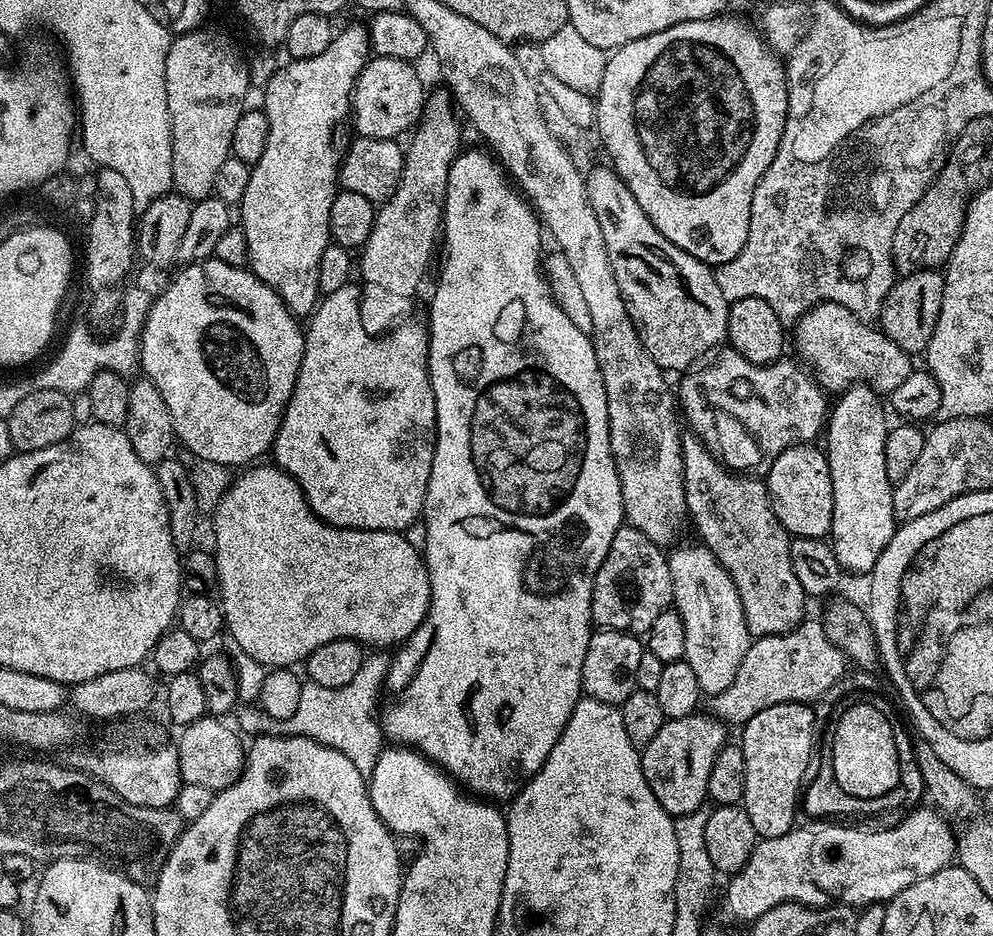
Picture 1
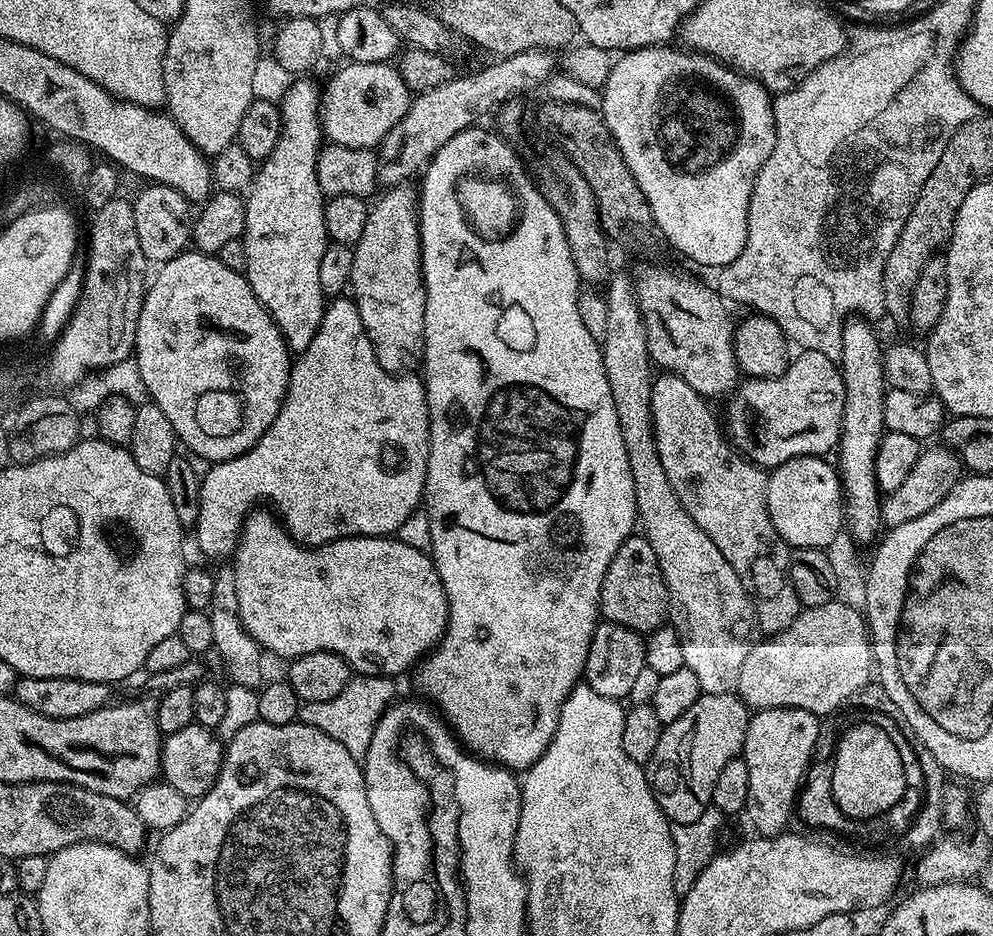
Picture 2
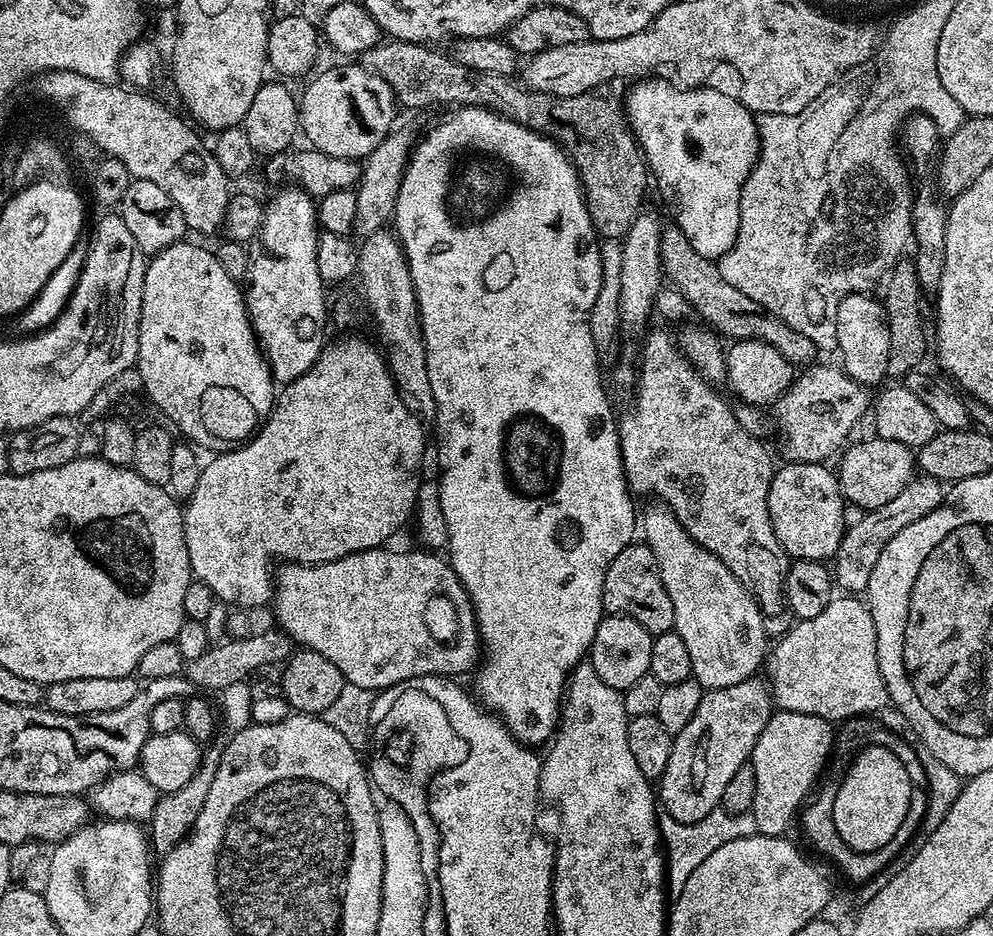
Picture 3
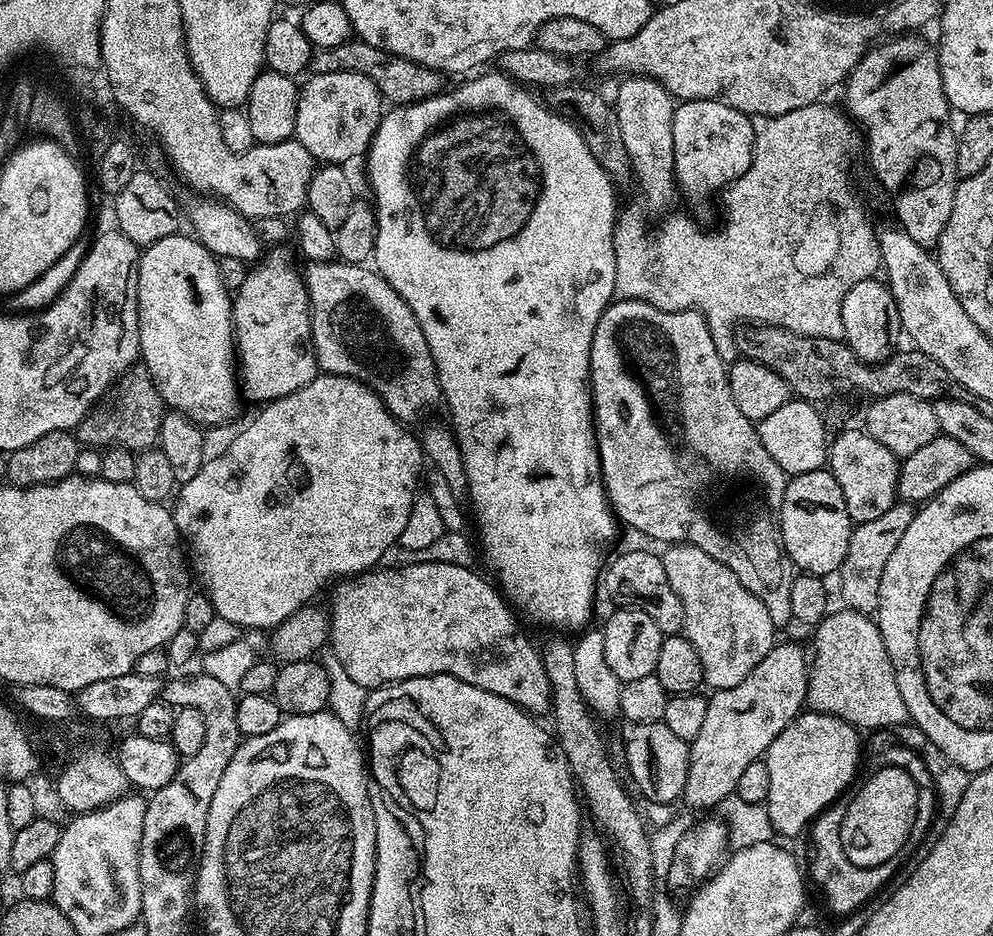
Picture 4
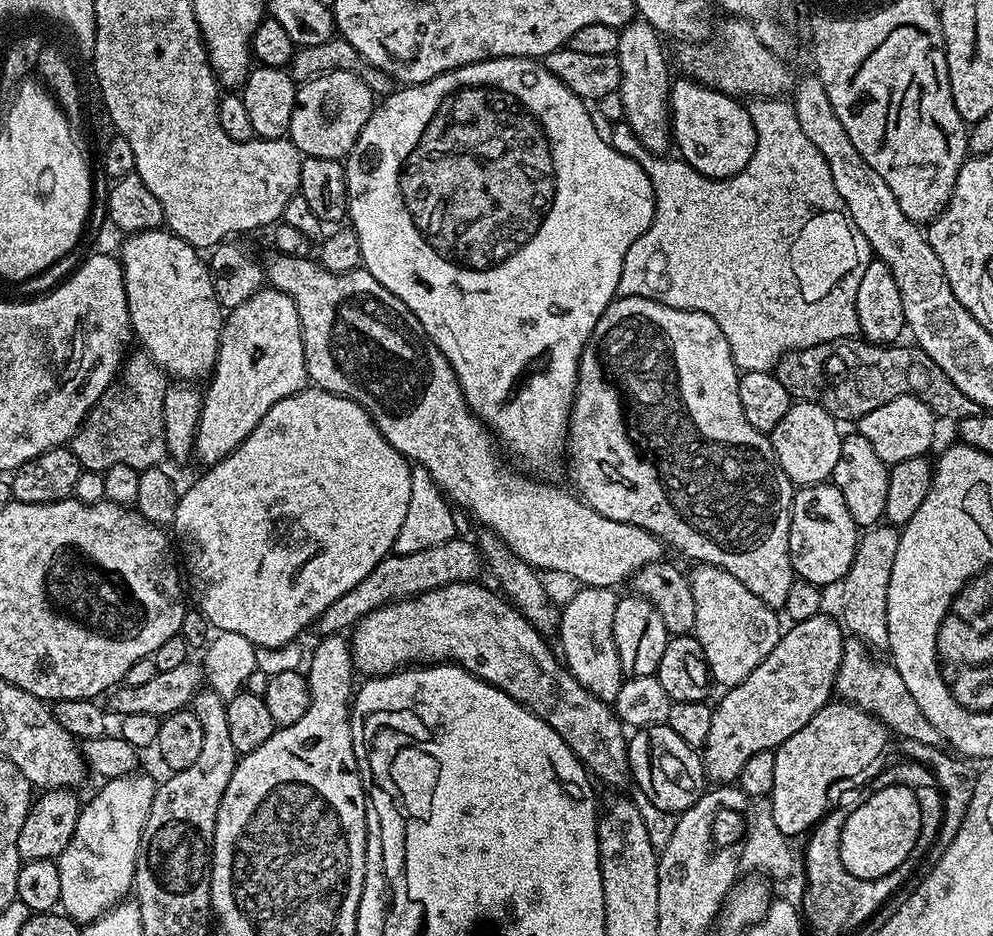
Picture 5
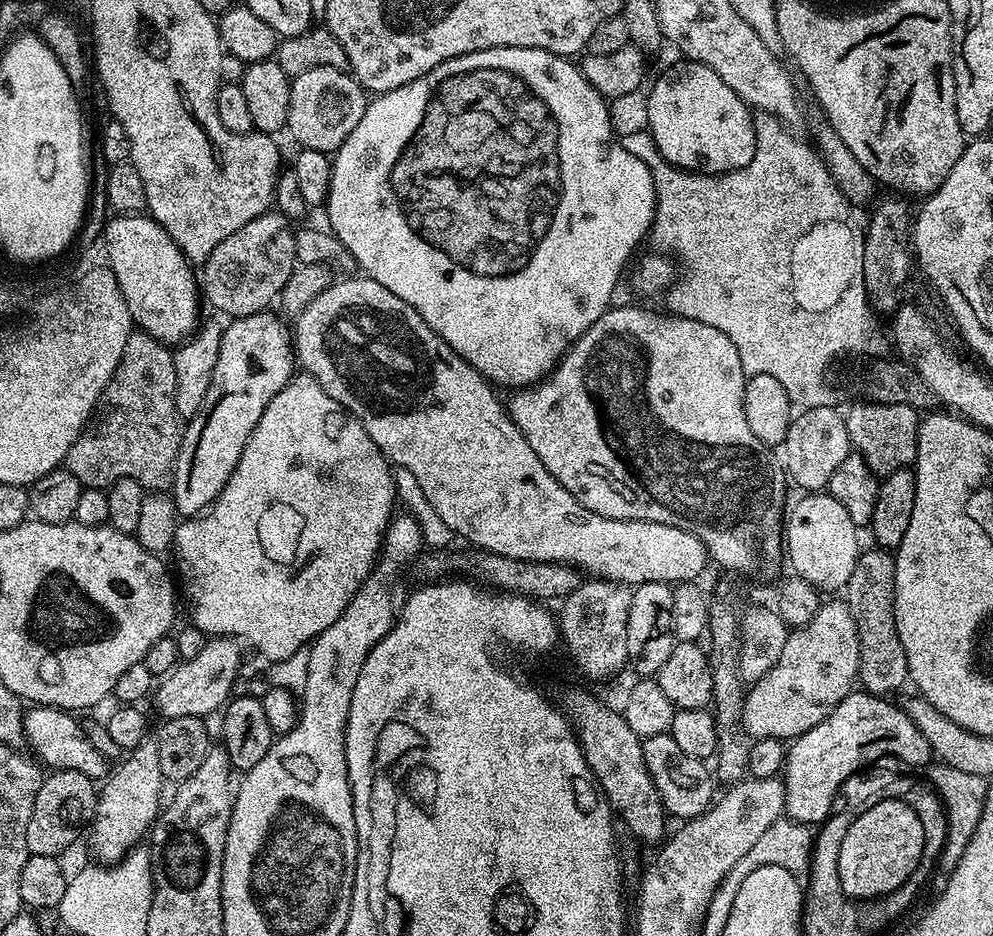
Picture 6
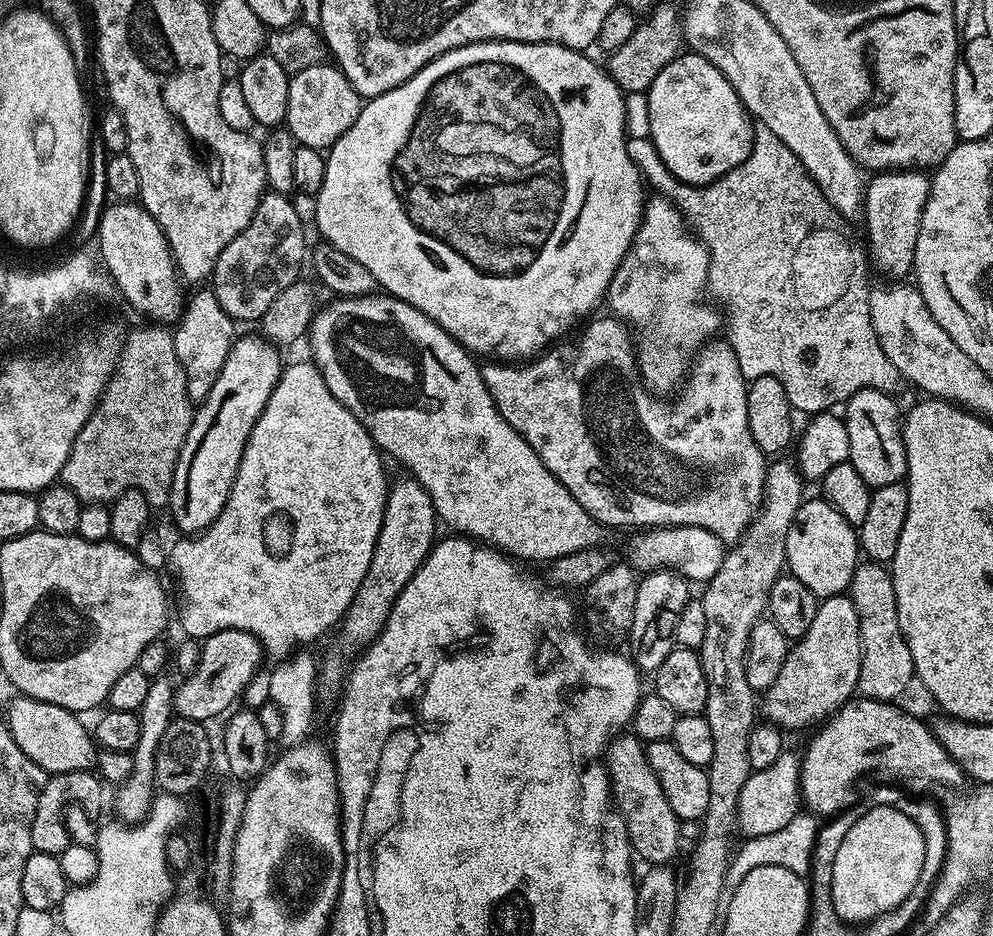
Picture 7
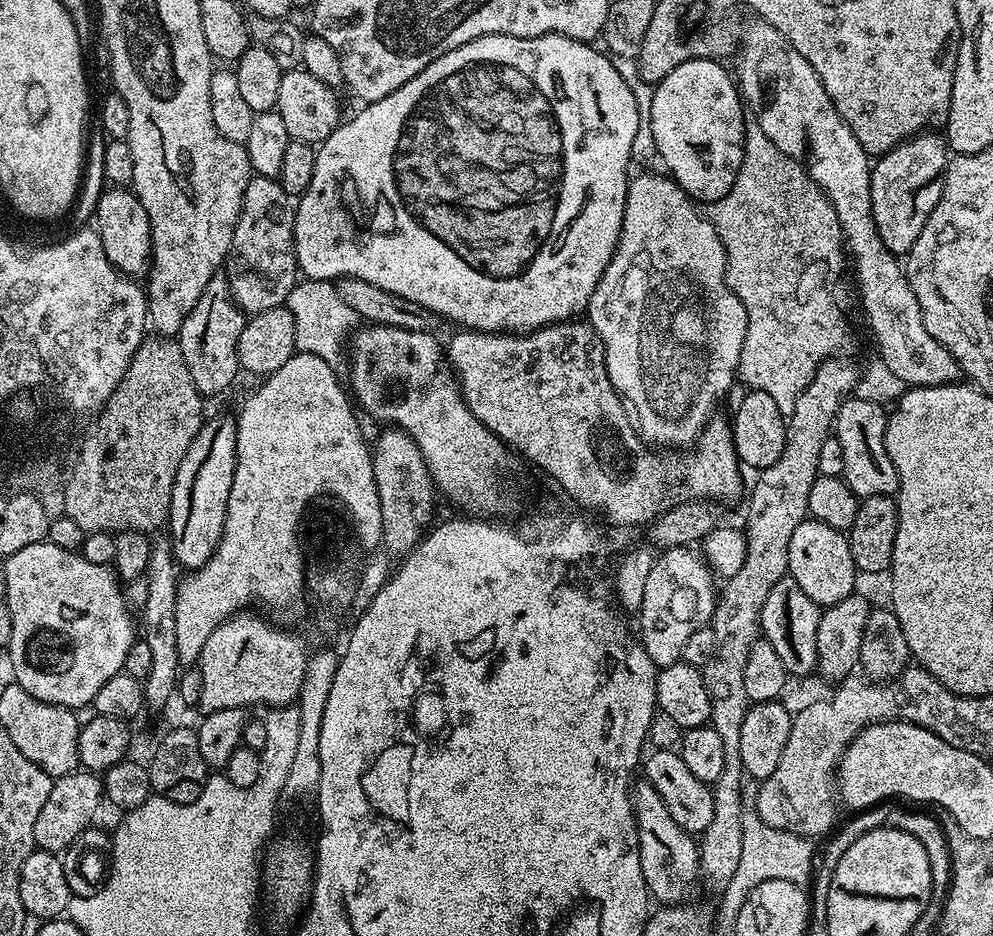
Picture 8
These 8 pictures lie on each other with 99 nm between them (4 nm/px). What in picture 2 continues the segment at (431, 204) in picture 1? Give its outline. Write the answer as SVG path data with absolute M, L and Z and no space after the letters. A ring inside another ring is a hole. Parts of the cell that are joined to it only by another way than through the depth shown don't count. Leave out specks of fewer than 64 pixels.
M409 182L407 184L399 184L394 188L389 188L381 195L379 199L371 205L368 217L366 218L365 229L362 230L362 235L358 238L358 242L352 246L352 253L354 254L353 269L351 271L350 290L352 291L352 299L356 303L356 308L359 310L359 318L362 319L364 332L367 334L369 342L373 350L375 350L375 357L378 358L379 365L387 372L393 374L401 373L415 357L419 357L422 350L425 328L425 286L424 276L421 273L421 238L420 238L420 214L418 211L418 188L415 183Z

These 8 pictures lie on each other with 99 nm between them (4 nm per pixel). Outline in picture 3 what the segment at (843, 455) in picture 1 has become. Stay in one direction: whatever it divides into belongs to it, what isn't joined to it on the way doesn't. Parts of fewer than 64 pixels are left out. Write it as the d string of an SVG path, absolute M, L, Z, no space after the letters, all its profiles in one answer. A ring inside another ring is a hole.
M851 292L842 302L838 302L838 314L836 315L836 348L844 351L844 361L842 367L844 373L854 382L865 386L872 384L883 385L888 376L888 359L890 358L890 326L886 318L886 310L879 299L875 300L875 295L867 292Z

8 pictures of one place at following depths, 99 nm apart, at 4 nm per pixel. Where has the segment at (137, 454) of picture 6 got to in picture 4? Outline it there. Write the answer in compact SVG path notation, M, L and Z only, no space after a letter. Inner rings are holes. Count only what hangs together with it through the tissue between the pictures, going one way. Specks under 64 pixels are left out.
M137 362L120 373L111 388L96 401L86 417L87 423L79 429L78 439L84 446L126 448L133 454L139 454L159 441L160 423L165 411L164 399L158 394L148 369Z

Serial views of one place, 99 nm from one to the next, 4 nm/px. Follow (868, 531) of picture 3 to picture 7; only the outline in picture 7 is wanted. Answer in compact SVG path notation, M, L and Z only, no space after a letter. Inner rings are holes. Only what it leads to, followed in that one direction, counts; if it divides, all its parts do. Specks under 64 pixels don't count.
M860 562L856 565L856 573L852 576L850 595L858 610L858 626L860 627L860 673L856 683L859 695L869 700L885 702L899 701L899 696L914 684L914 669L910 658L910 646L898 626L898 602L894 598L892 573L883 563Z

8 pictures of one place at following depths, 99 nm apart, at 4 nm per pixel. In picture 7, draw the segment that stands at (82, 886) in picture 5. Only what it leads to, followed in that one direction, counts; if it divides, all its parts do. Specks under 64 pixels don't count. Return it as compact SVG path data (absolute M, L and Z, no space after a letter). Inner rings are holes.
M162 675L152 680L150 690L146 693L146 699L142 701L142 706L138 713L140 717L140 737L138 738L136 751L132 753L134 770L127 783L115 789L116 812L120 815L117 817L123 818L128 822L143 820L148 815L148 811L152 805L156 782L154 762L156 761L158 742L162 738L162 734L166 734L166 726L173 720L176 706L176 688L168 679L167 675Z

